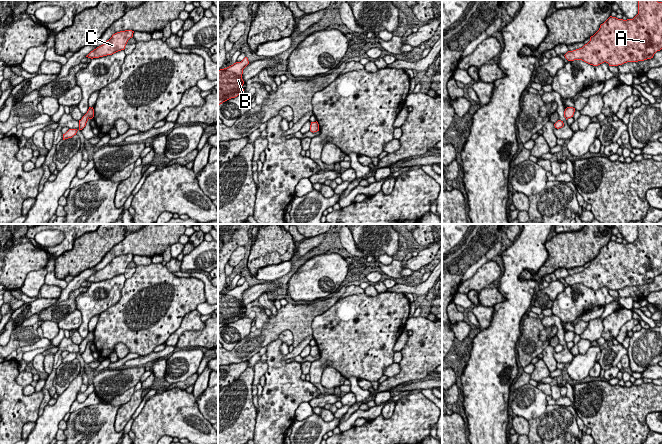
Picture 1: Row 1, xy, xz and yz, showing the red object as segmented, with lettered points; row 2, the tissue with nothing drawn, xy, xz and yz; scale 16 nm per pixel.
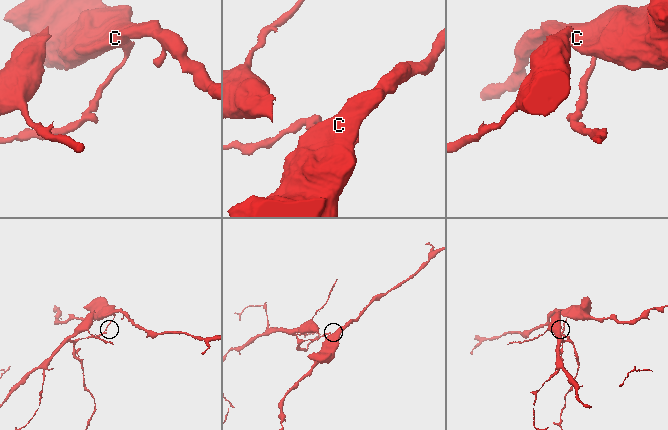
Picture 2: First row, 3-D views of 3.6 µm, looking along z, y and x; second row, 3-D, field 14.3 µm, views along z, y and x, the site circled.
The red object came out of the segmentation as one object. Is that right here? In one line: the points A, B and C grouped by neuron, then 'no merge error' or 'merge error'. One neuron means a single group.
A C / B; merge error

